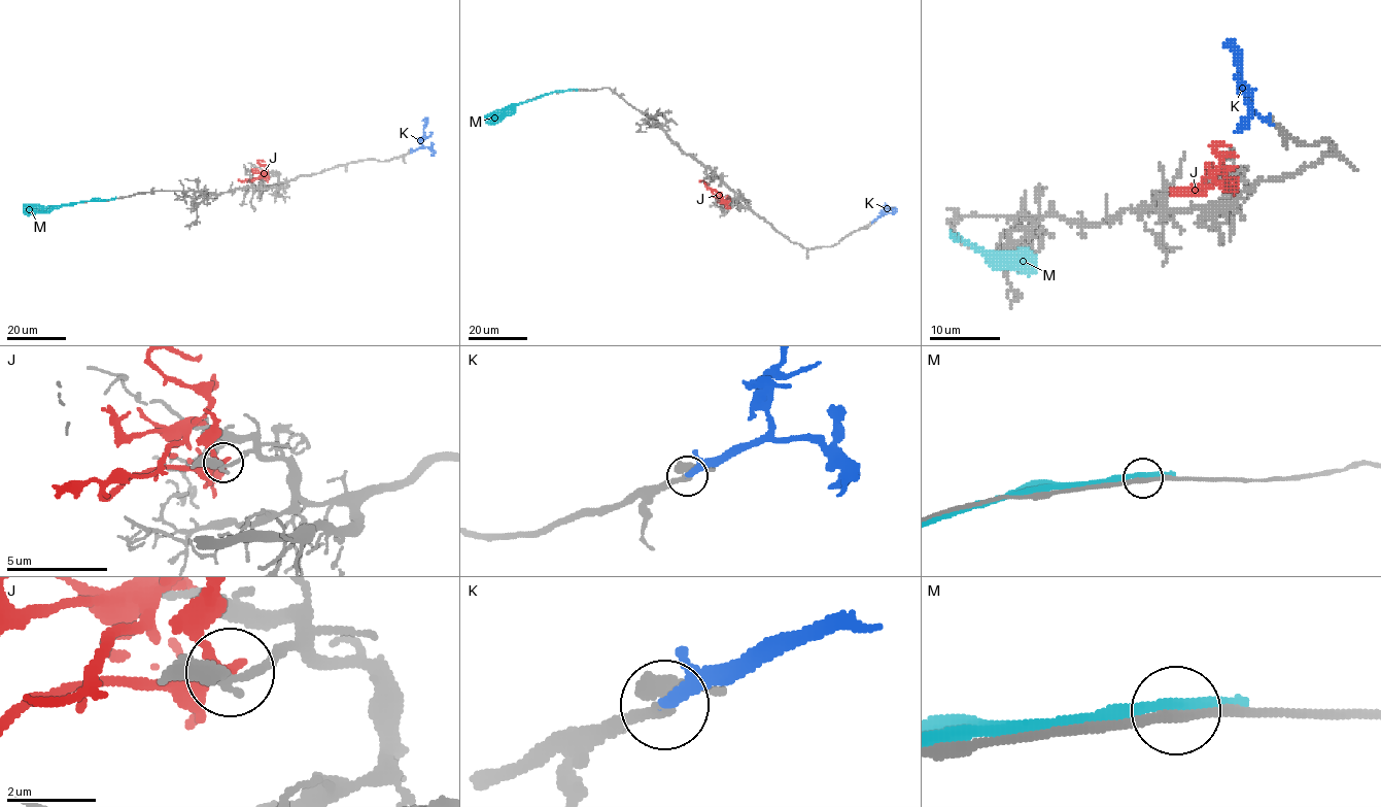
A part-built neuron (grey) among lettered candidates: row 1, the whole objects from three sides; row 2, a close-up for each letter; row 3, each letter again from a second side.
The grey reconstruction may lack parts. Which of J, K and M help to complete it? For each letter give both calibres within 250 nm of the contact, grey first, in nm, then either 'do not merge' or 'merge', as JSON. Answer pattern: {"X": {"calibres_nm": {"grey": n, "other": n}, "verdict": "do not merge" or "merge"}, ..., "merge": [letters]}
{"J": {"calibres_nm": {"grey": 280, "other": 200}, "verdict": "do not merge"}, "K": {"calibres_nm": {"grey": 340, "other": 220}, "verdict": "merge"}, "M": {"calibres_nm": {"grey": 220, "other": 260}, "verdict": "do not merge"}, "merge": ["K"]}

